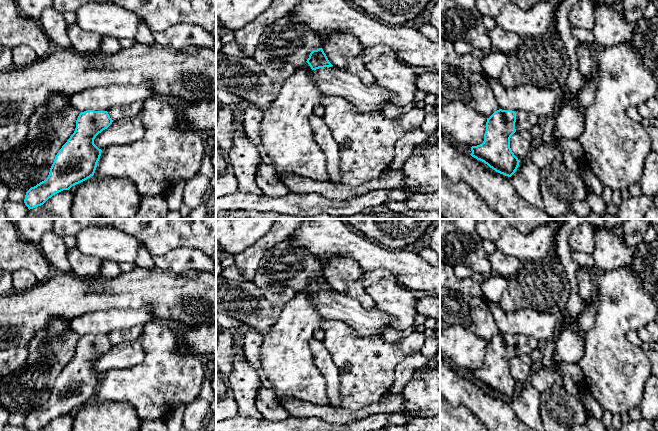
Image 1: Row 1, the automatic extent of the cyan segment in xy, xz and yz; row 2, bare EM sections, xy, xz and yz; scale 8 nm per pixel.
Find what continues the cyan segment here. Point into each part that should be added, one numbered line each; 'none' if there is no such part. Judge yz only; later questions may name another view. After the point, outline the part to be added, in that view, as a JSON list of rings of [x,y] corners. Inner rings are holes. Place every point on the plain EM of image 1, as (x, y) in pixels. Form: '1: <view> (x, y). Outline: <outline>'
1: yz (525, 345). Outline: [[[517,334],[515,335],[515,338],[515,353],[518,357],[520,357],[523,354],[530,355],[533,350],[542,346],[536,339],[523,334]]]

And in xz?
1: xz (369, 323). Outline: [[[335,290],[316,293],[311,301],[323,318],[342,321],[365,338],[381,338],[382,331],[393,321],[389,313],[367,309],[350,295]]]

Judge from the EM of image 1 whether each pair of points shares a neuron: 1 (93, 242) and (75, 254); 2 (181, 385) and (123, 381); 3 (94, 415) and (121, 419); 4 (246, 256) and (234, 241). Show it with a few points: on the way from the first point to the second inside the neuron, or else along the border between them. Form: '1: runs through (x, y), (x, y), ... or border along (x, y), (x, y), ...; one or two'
1: border along (76, 247), (83, 253), (98, 257), (101, 260); two
2: runs through (167, 385), (137, 385); one
3: runs through (101, 419), (114, 419); one
4: border along (262, 237), (234, 256); two

